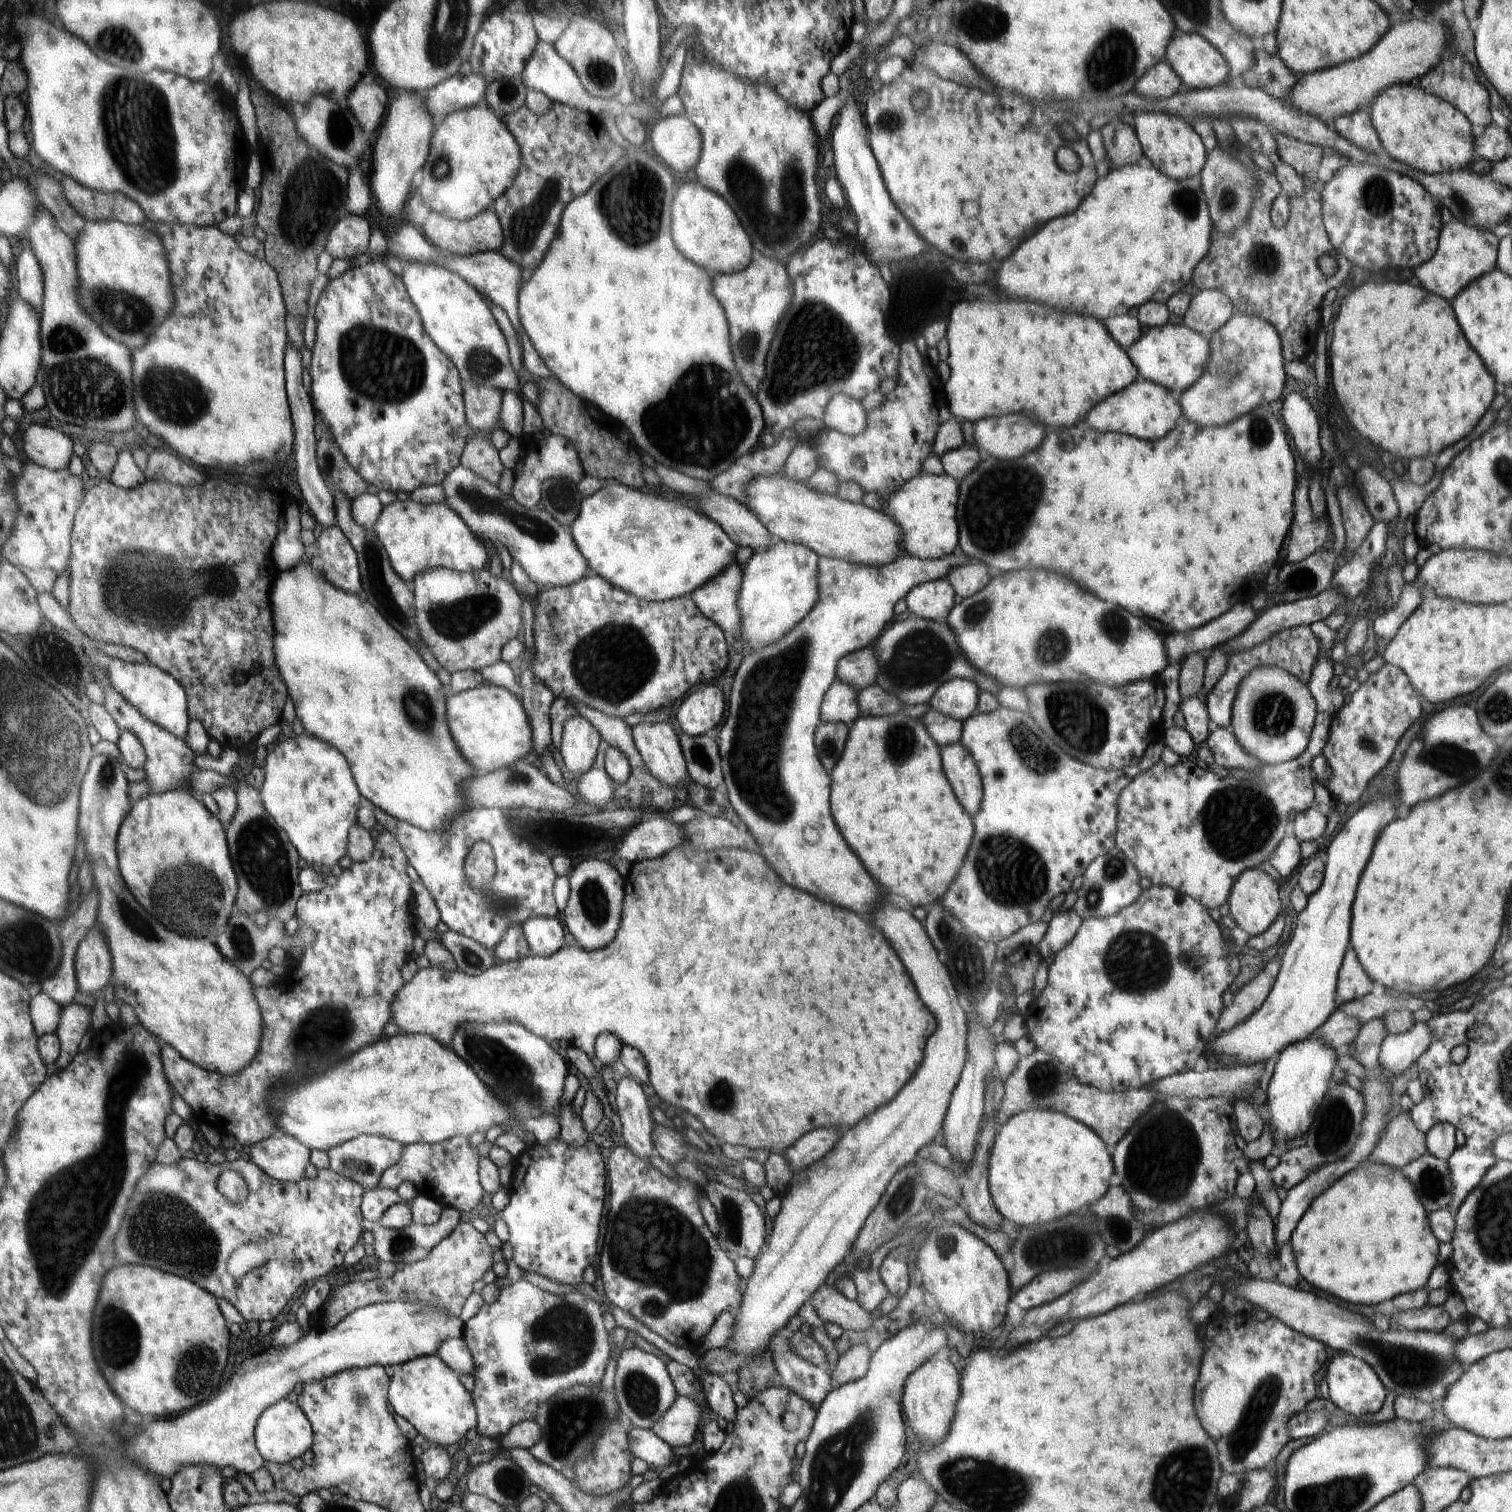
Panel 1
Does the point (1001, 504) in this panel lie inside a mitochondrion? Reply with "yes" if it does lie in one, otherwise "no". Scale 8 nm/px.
yes

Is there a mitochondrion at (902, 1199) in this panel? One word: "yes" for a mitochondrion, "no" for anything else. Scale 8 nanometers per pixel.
yes

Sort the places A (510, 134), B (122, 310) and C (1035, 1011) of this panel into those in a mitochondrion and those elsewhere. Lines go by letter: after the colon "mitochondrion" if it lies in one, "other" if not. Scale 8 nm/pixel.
A: other
B: mitochondrion
C: other

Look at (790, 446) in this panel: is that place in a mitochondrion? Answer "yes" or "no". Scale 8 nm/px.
no

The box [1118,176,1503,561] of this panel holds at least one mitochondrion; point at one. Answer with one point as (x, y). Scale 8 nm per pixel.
(1263, 260)

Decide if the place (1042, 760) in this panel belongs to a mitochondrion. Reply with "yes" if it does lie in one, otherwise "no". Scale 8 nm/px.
yes

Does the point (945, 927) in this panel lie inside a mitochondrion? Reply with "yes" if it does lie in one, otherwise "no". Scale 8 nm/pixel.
yes

